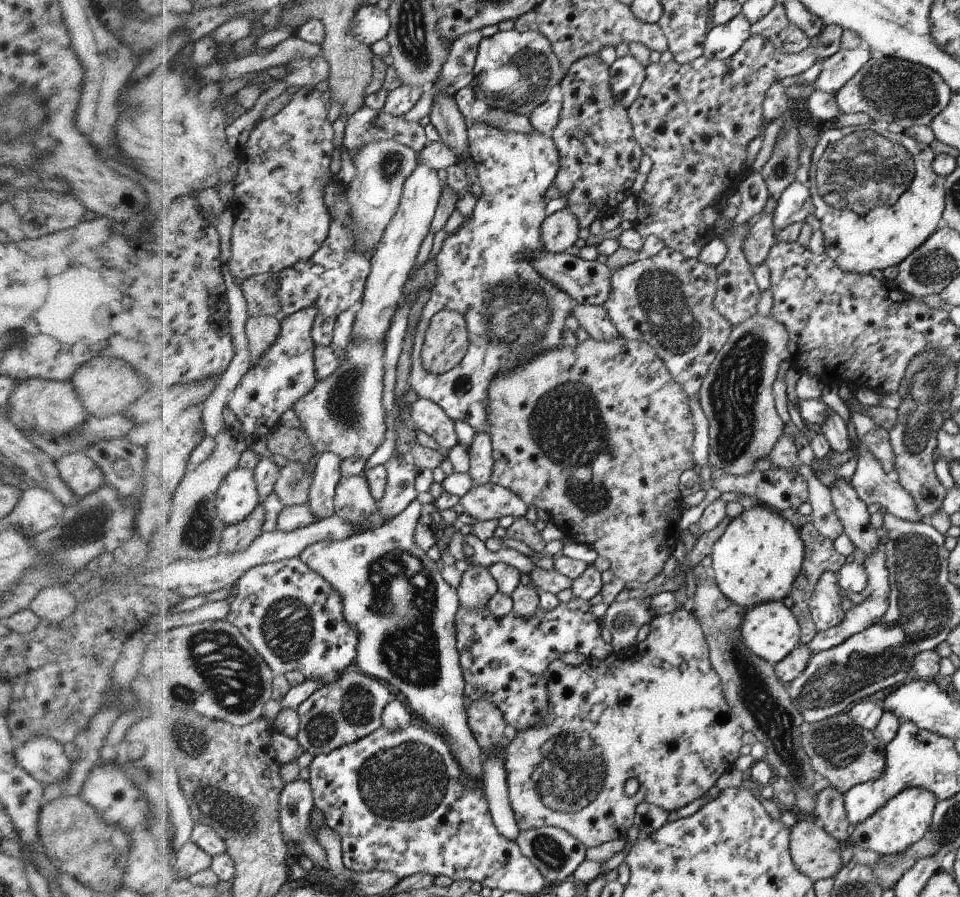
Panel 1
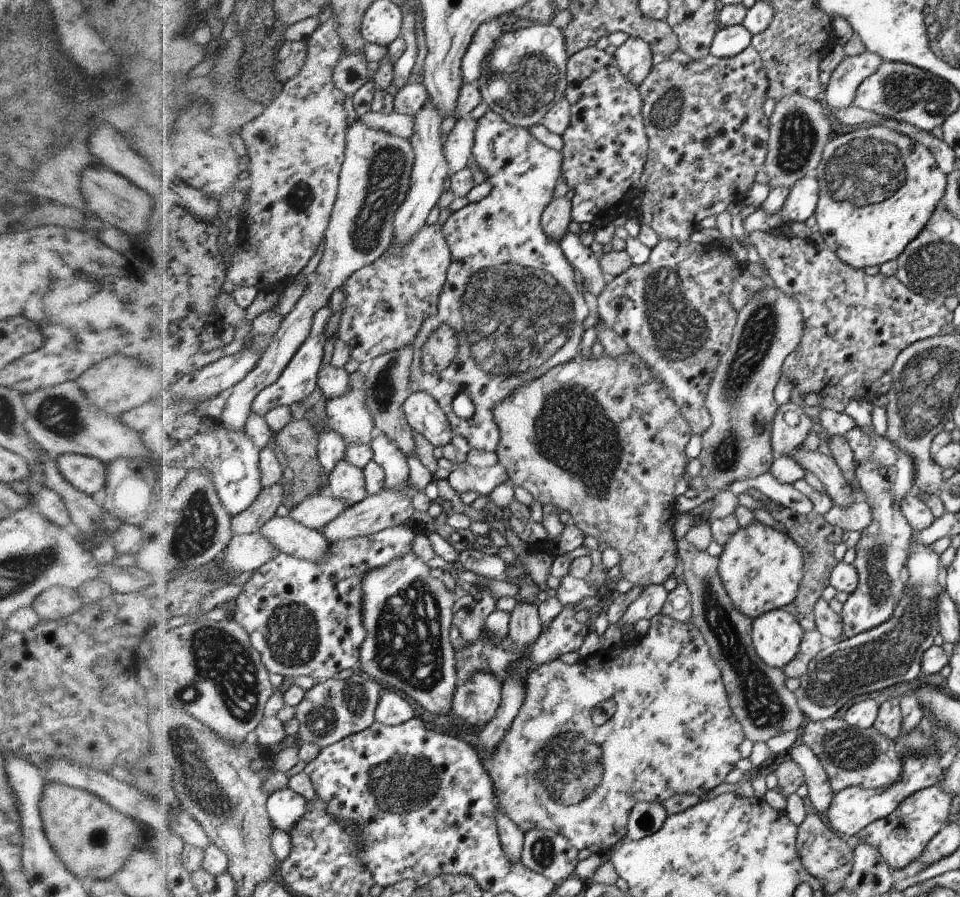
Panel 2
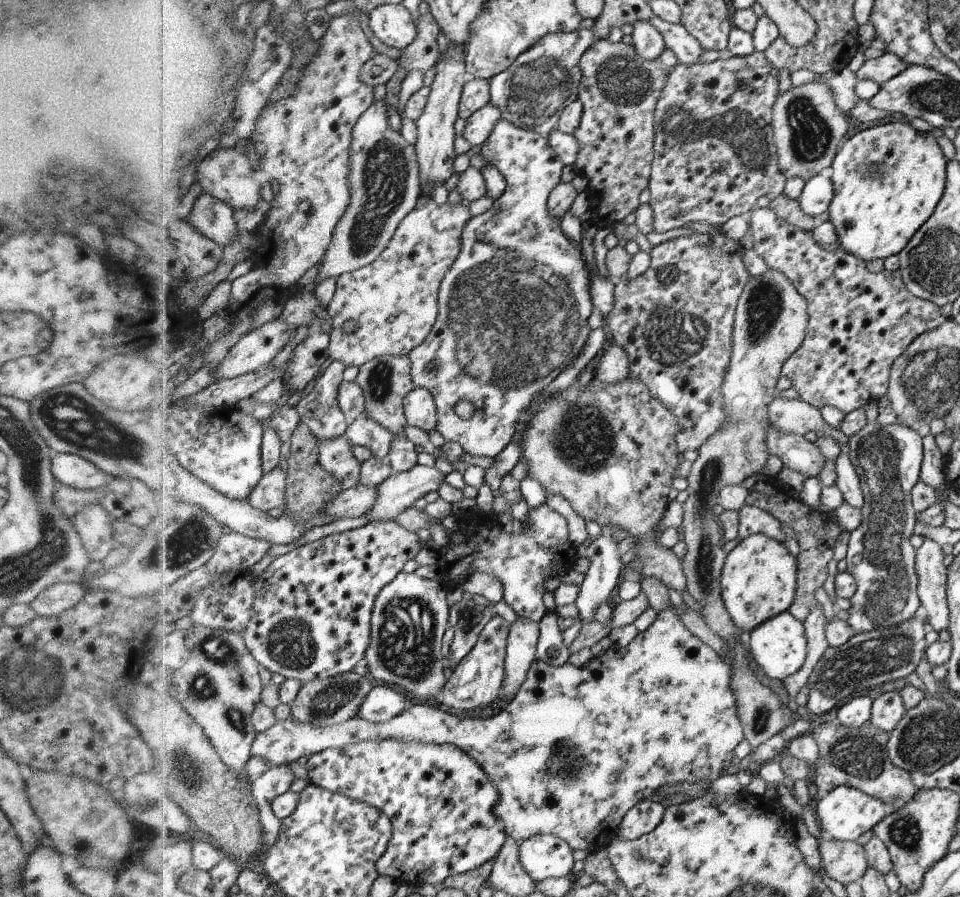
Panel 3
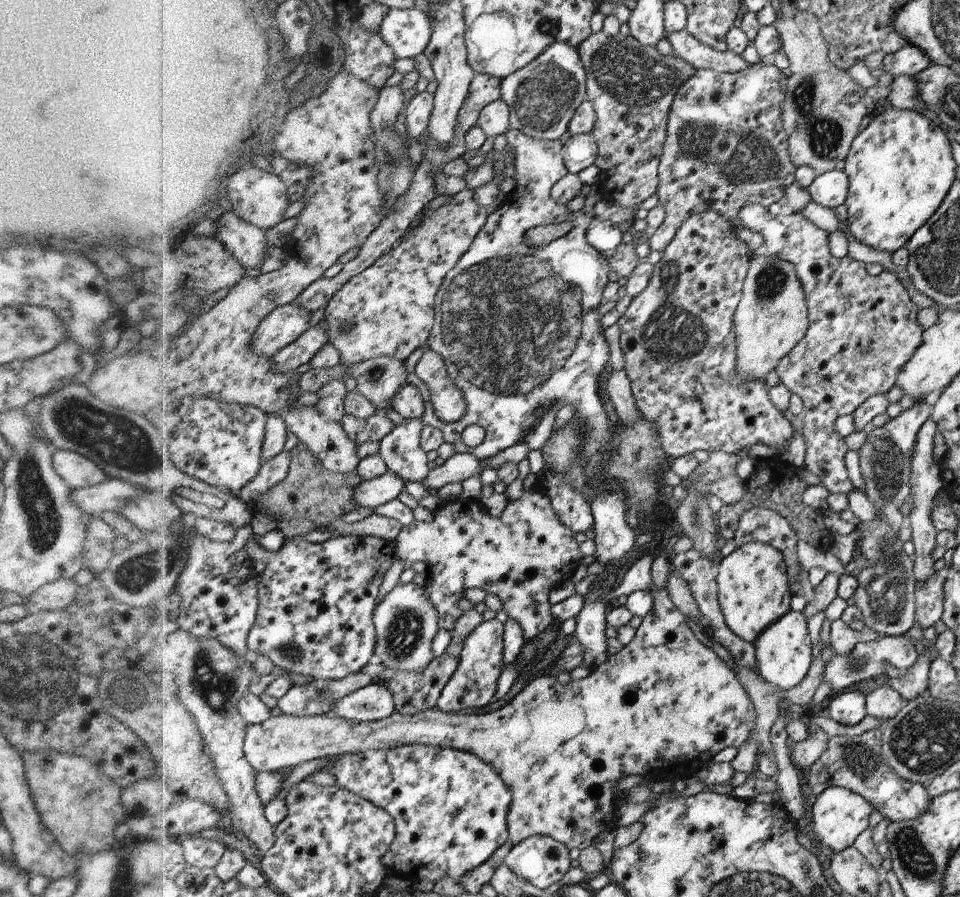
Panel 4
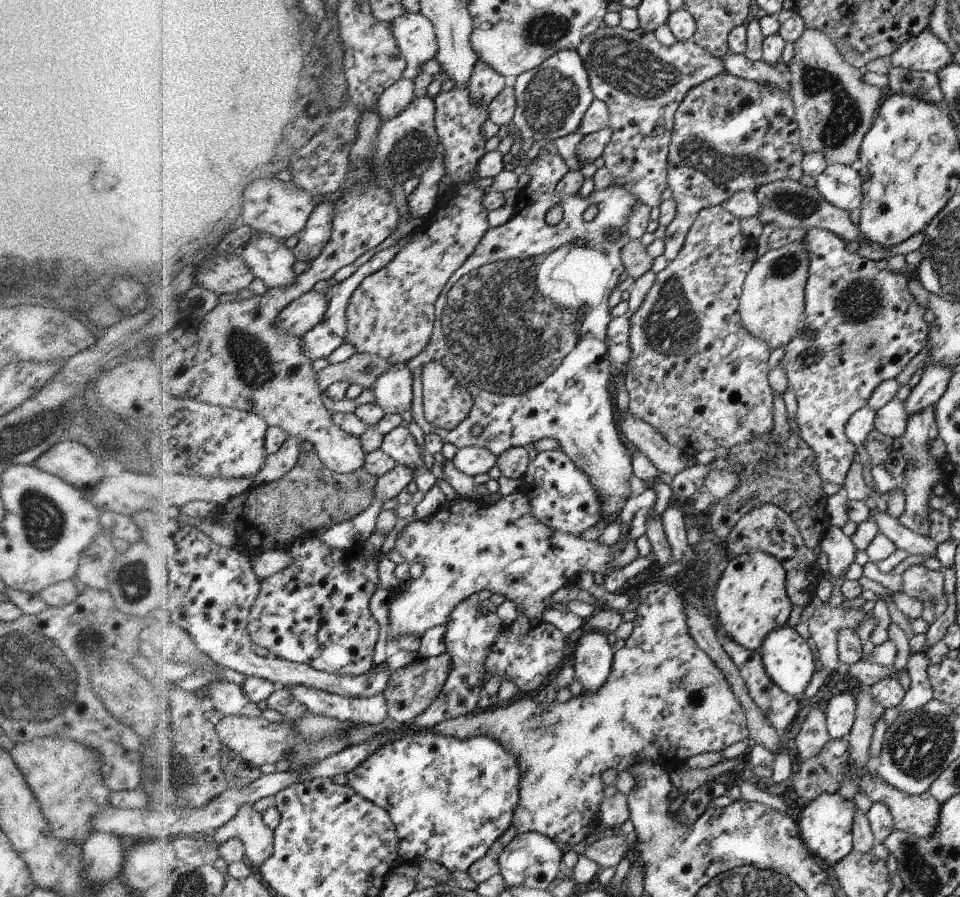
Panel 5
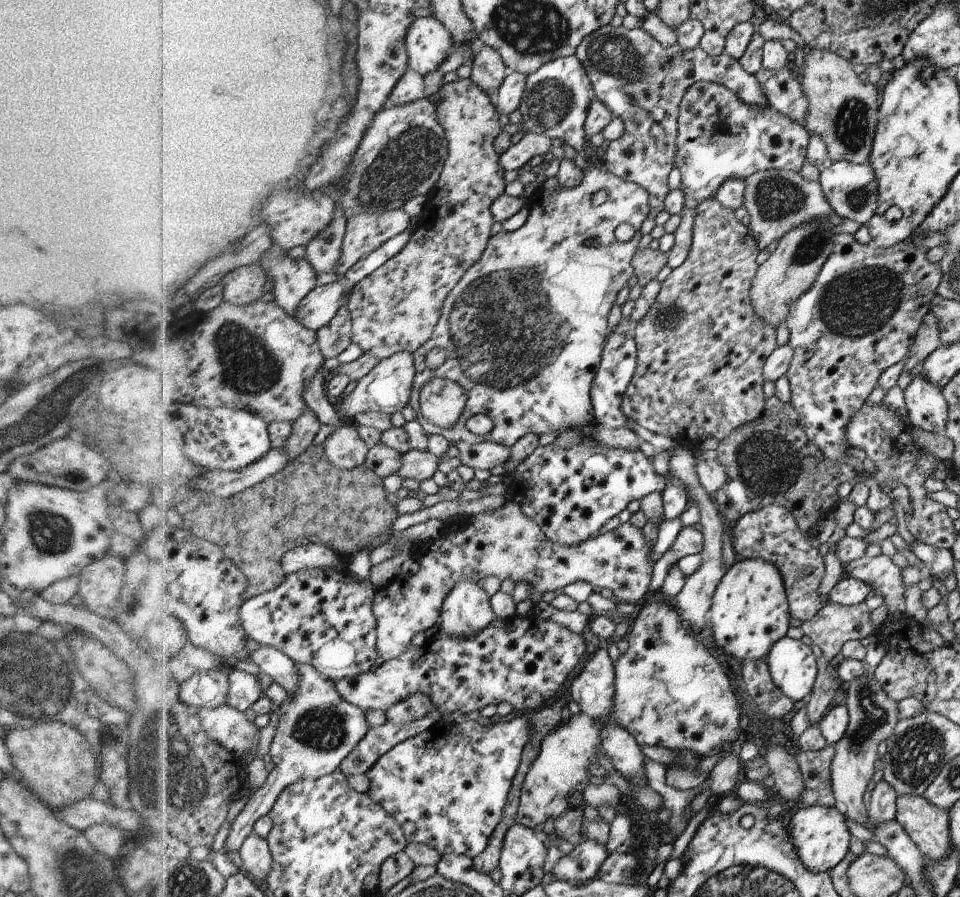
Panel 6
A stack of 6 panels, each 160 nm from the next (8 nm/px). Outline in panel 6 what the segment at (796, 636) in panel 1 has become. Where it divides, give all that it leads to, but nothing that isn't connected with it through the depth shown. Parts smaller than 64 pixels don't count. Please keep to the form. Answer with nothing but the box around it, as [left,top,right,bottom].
[764,637,816,702]

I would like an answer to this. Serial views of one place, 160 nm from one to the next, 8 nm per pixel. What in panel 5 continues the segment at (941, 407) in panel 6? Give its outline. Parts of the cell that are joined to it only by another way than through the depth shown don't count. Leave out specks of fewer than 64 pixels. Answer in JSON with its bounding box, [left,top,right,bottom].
[893,408,942,537]

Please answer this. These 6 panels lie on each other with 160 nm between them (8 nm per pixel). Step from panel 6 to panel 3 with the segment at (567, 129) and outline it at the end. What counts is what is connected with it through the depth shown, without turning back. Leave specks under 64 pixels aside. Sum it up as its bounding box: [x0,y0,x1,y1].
[488,29,595,137]

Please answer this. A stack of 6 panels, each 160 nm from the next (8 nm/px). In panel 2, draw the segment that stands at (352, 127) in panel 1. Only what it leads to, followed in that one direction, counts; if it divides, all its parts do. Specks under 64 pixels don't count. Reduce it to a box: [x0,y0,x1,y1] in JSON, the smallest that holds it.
[360,110,415,142]

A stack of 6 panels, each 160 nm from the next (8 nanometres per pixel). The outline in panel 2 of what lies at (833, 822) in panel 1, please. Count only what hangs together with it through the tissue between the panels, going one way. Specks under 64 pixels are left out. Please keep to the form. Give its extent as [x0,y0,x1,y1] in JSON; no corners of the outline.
[789,742,835,814]

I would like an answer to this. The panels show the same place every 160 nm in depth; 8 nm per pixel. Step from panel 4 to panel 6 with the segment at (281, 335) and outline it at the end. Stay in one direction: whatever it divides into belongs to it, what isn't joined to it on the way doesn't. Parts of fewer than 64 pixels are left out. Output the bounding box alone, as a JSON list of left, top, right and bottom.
[297,282,355,331]

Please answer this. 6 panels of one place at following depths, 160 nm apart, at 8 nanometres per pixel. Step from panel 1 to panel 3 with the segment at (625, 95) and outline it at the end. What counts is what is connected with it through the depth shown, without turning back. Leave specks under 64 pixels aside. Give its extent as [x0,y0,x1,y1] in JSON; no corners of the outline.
[632,21,665,61]

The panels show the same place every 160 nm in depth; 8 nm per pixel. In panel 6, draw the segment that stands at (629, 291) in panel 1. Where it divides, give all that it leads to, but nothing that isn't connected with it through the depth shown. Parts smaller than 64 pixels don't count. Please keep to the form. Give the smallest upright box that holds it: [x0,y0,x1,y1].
[621,198,777,451]

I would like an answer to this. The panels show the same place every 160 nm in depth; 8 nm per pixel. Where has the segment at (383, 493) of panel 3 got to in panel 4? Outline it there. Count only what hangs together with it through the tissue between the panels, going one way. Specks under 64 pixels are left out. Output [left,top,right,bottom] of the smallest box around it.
[421,453,483,491]

